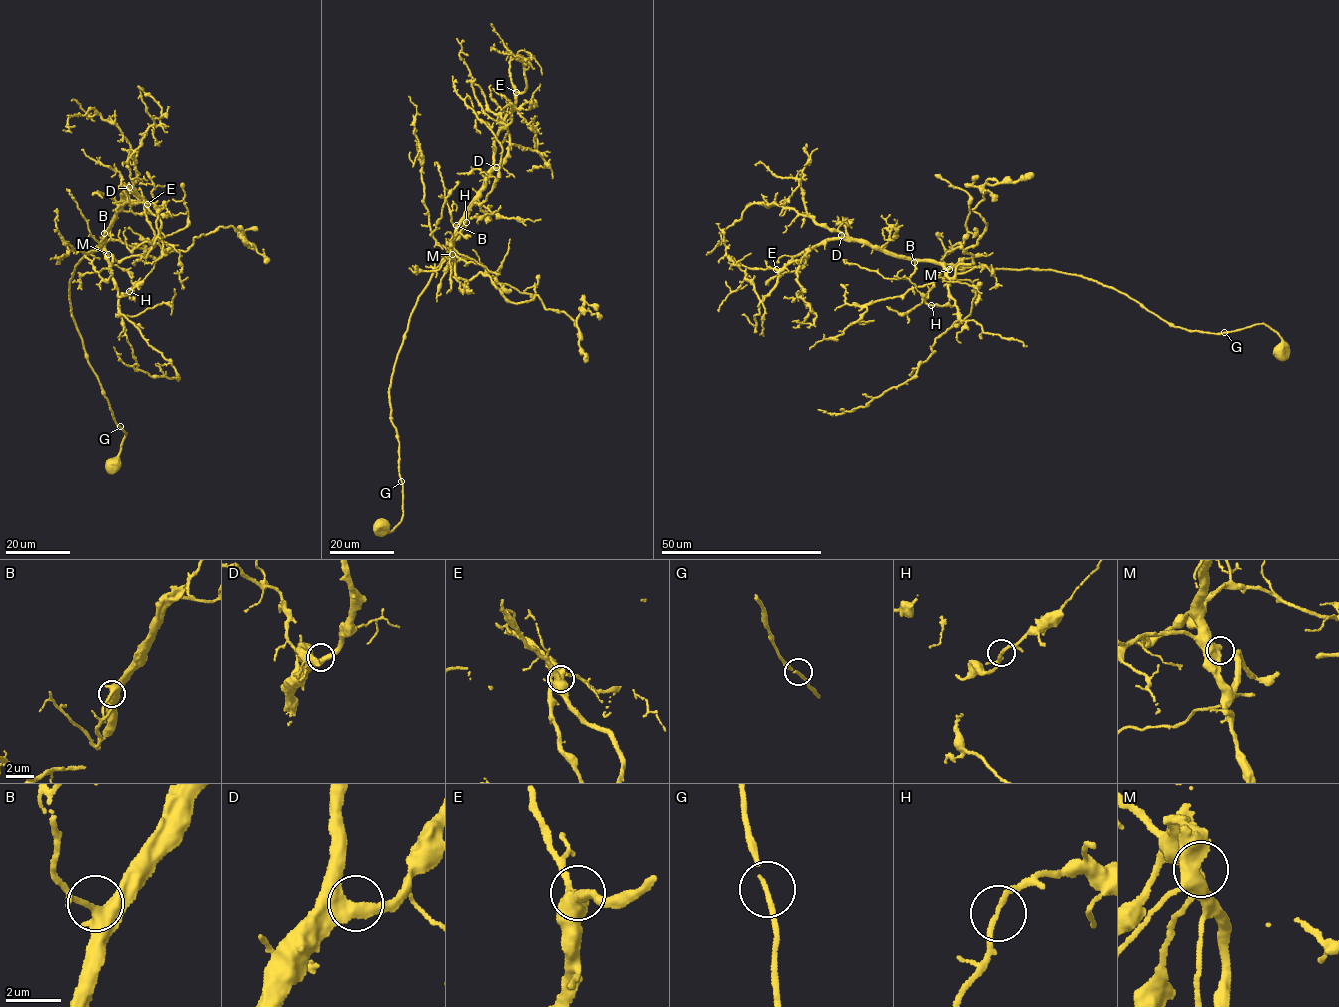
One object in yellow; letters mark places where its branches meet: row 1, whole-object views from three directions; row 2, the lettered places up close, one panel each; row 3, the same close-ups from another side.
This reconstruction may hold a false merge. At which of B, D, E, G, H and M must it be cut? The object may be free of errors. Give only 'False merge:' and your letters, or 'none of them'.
False merge: none of them

